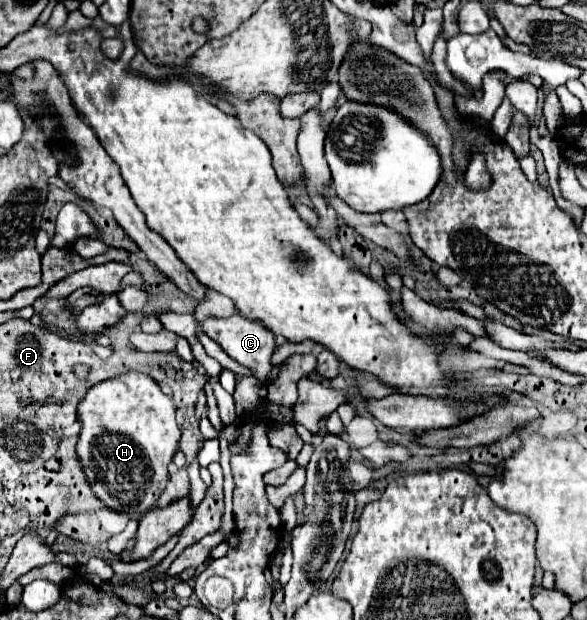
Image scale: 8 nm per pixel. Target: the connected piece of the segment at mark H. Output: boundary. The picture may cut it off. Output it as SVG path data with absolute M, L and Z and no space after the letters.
M126 371L122 375L96 383L78 403L82 433L76 451L94 495L100 497L108 507L124 513L144 513L158 499L158 495L166 487L168 465L180 441L180 427L174 413L176 407L172 403L172 397L166 395L152 377L138 371Z

